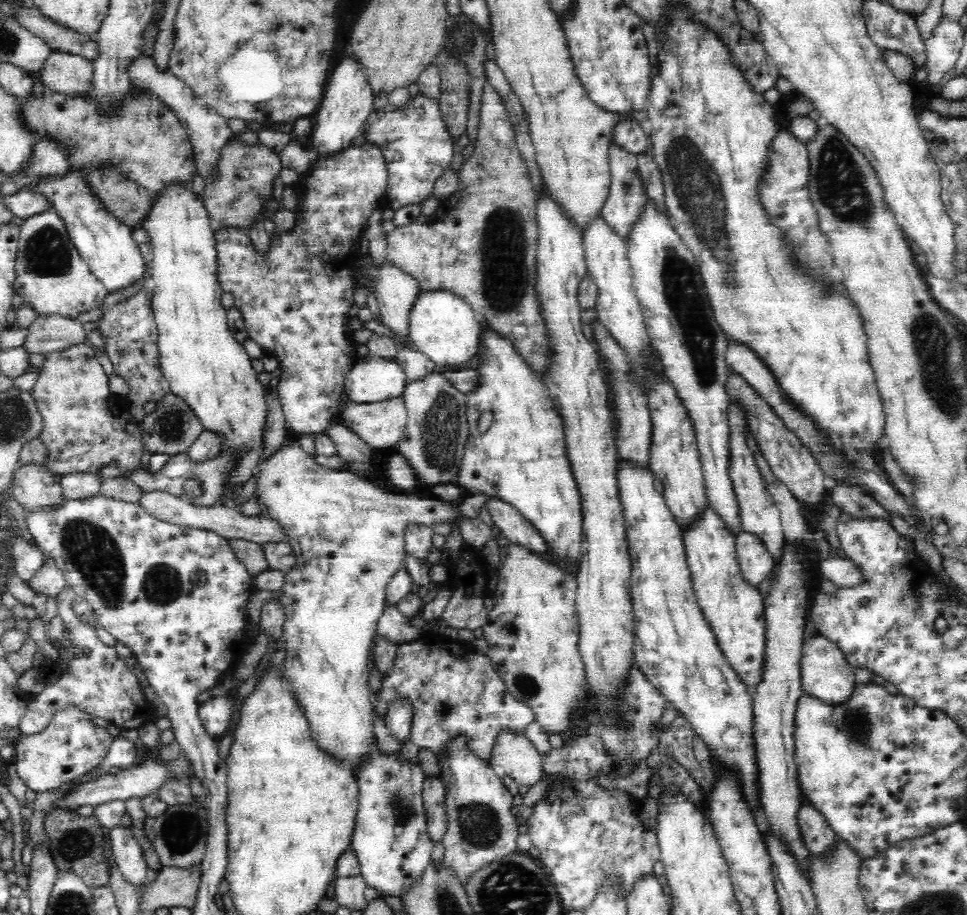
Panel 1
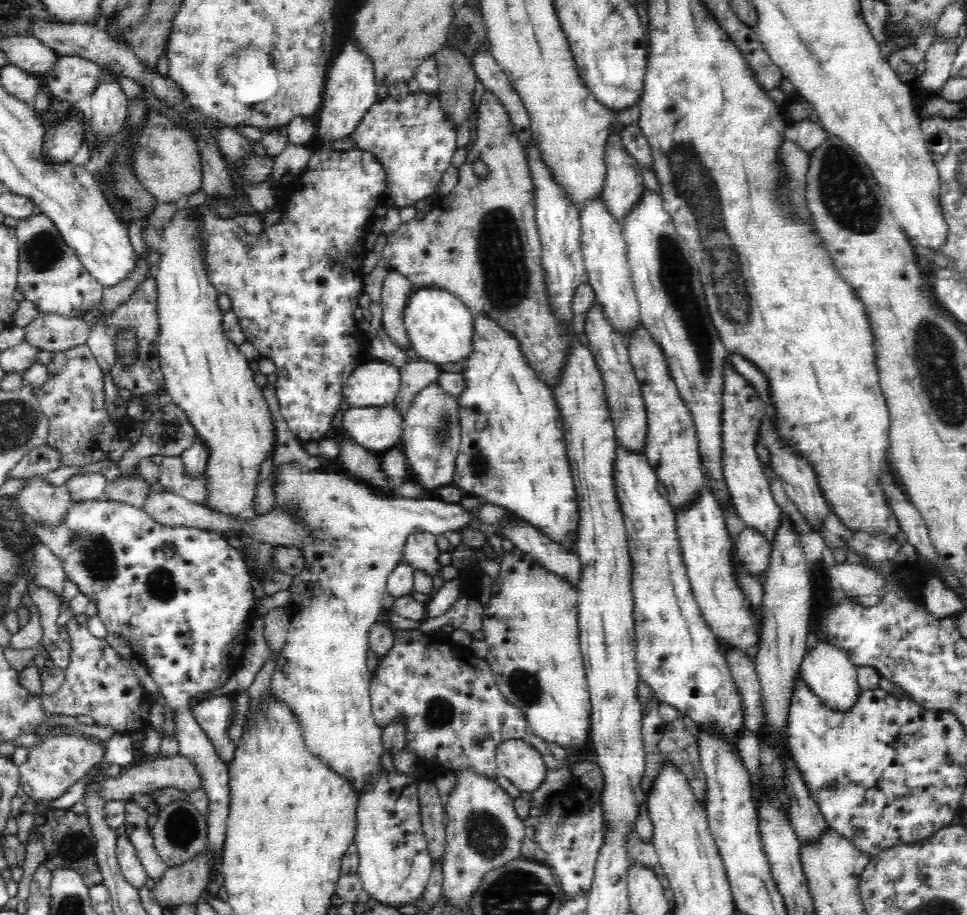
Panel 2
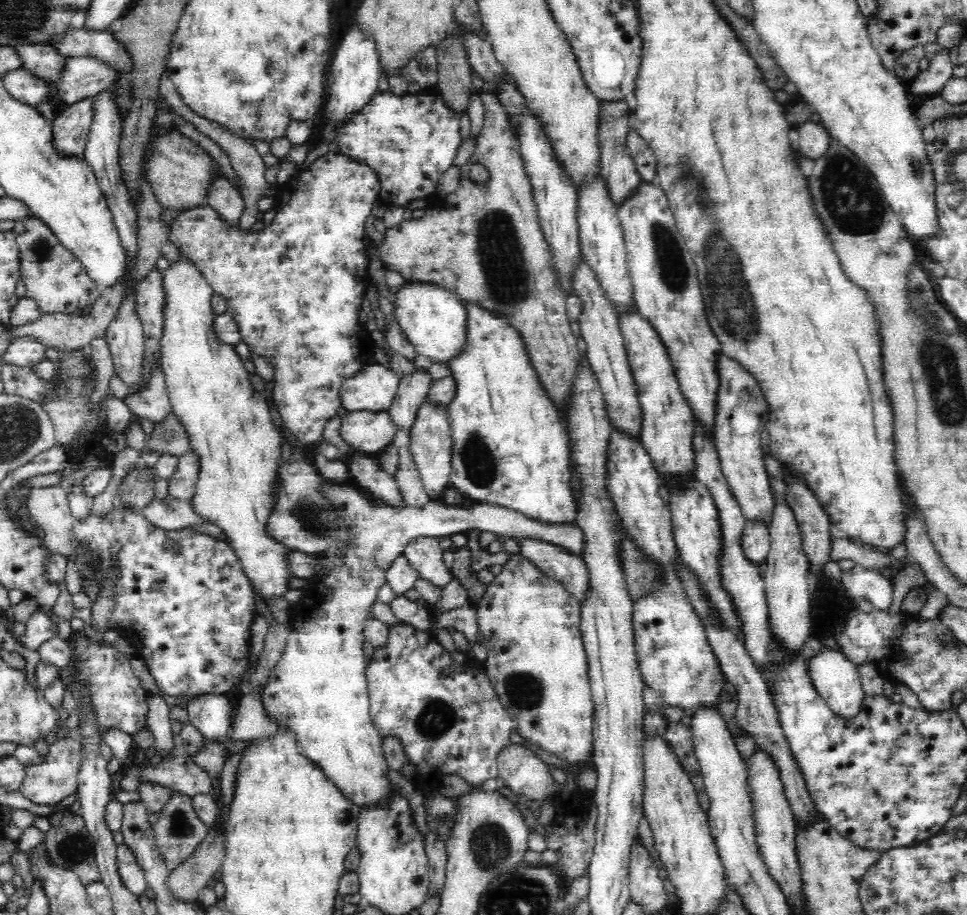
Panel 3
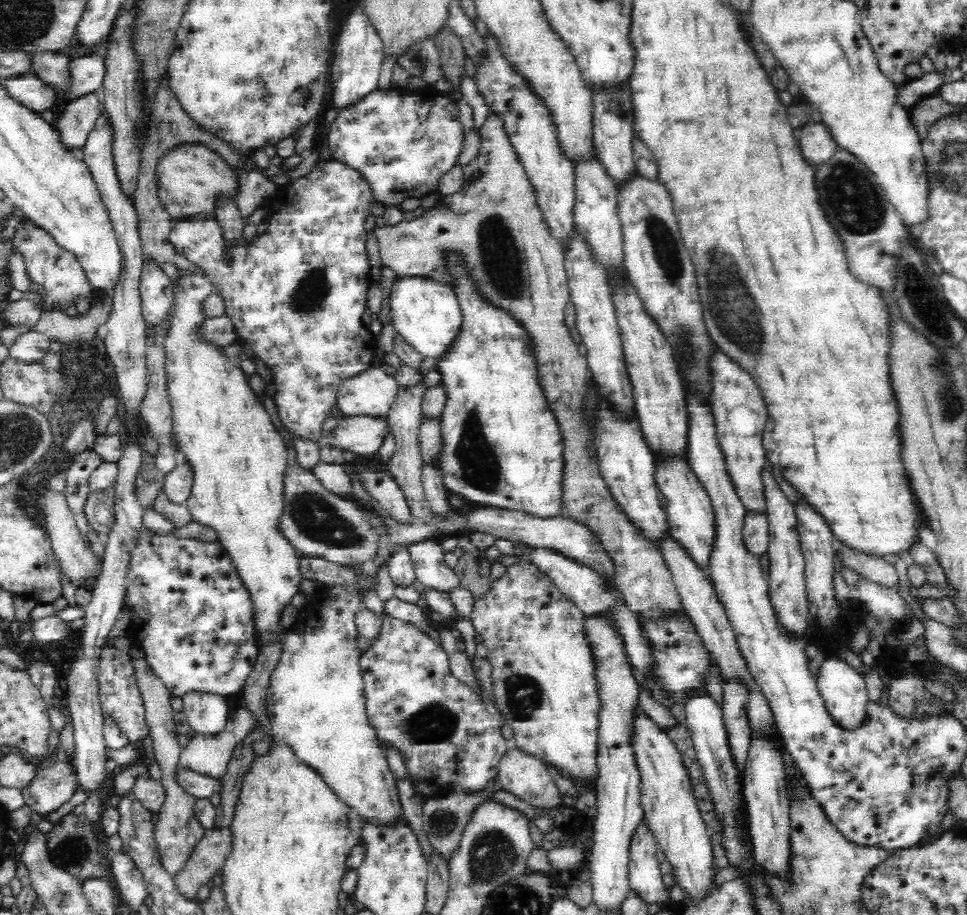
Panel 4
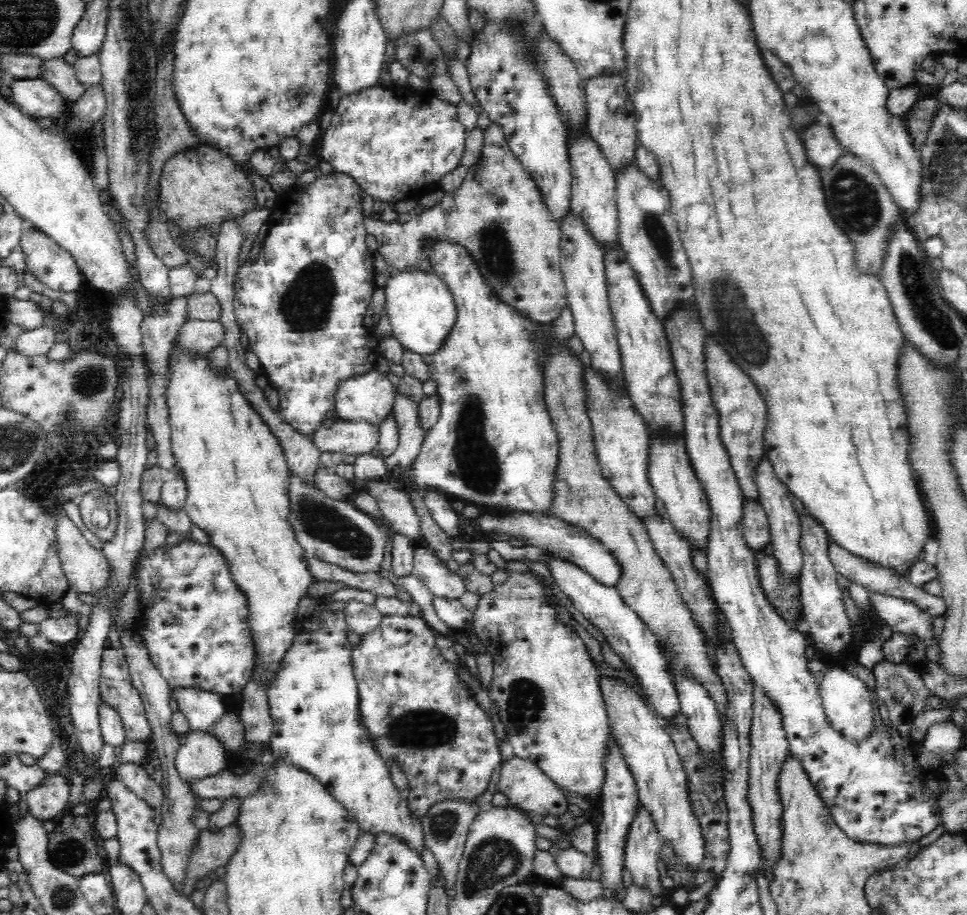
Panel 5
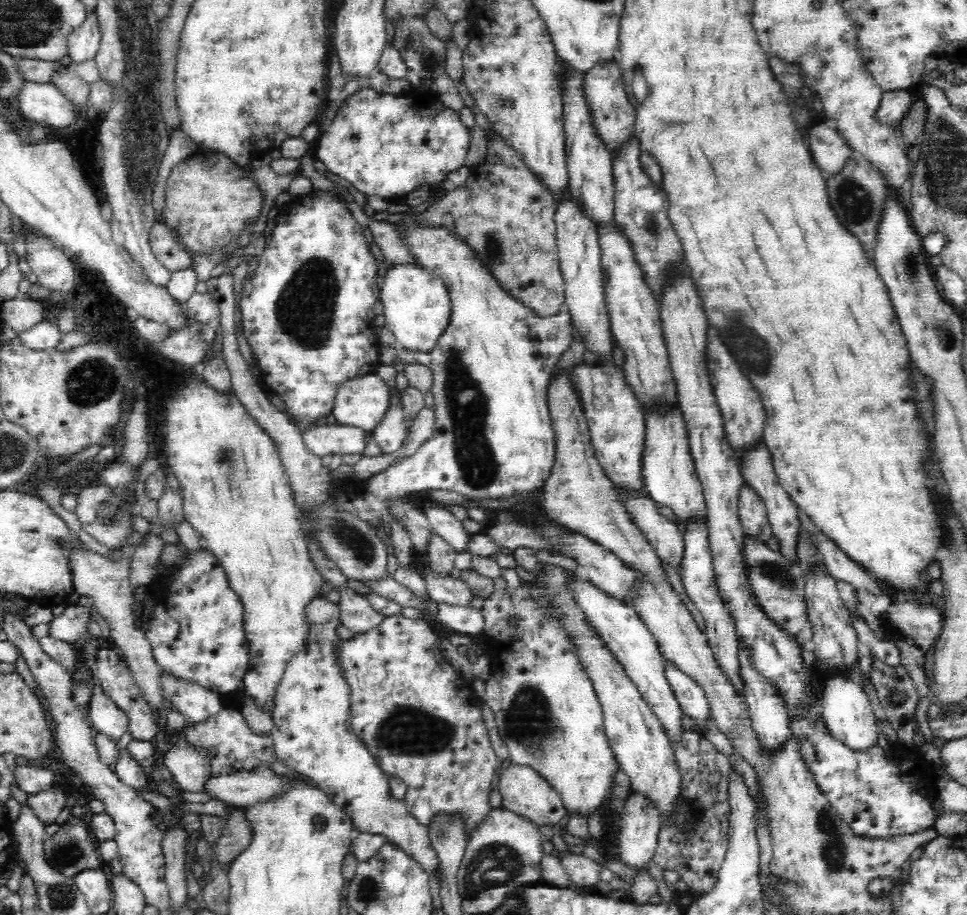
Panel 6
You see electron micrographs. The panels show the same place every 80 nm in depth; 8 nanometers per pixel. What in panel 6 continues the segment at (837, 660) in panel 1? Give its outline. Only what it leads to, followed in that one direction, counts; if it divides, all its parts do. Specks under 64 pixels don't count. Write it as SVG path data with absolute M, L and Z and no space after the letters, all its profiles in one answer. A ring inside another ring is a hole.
M834 676L826 682L824 690L820 690L824 694L820 694L819 709L825 720L826 728L830 730L830 734L834 735L834 738L838 739L838 742L855 751L865 751L870 747L875 747L880 733L880 725L876 724L877 718L862 688L862 684L854 684L848 680L848 677Z

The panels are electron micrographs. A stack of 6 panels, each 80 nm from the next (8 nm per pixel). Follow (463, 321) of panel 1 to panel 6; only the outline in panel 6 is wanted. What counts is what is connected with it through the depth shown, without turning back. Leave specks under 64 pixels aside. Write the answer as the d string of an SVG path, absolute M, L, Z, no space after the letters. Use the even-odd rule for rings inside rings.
M417 263L392 264L380 279L385 326L394 333L396 346L429 353L450 322L451 302L445 282Z

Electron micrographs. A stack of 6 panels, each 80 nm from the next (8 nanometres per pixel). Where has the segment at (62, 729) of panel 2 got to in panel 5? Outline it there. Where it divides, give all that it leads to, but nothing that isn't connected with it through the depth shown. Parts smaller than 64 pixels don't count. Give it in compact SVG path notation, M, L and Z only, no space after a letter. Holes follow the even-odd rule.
M48 776L34 790L26 792L29 813L42 822L53 821L68 802L68 782L62 776Z

